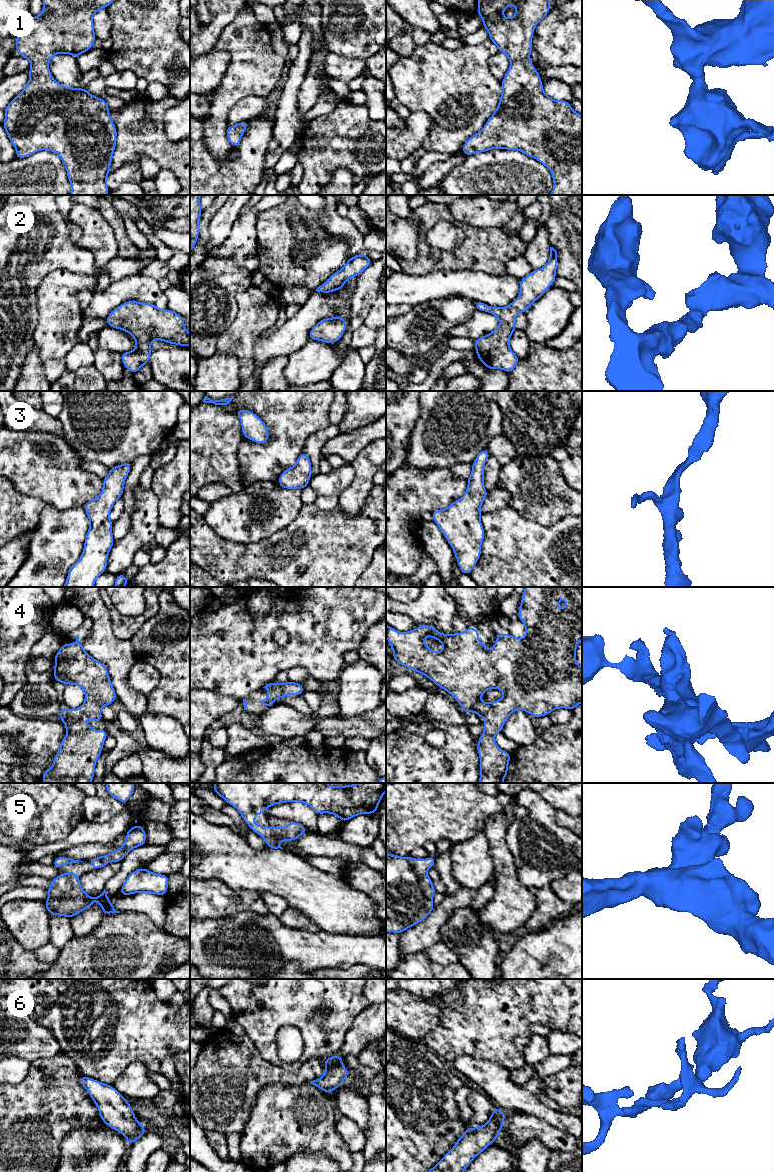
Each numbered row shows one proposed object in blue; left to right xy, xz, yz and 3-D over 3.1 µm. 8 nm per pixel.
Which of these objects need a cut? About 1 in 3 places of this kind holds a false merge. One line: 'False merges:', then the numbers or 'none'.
False merges: none

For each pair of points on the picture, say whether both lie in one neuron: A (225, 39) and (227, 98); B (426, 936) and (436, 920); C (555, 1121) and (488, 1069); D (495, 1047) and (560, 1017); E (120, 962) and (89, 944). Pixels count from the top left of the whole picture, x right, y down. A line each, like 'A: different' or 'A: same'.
A: same
B: same
C: same
D: same
E: same

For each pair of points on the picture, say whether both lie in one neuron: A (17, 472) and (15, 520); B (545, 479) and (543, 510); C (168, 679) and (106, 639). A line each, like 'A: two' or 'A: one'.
A: two
B: one
C: two

